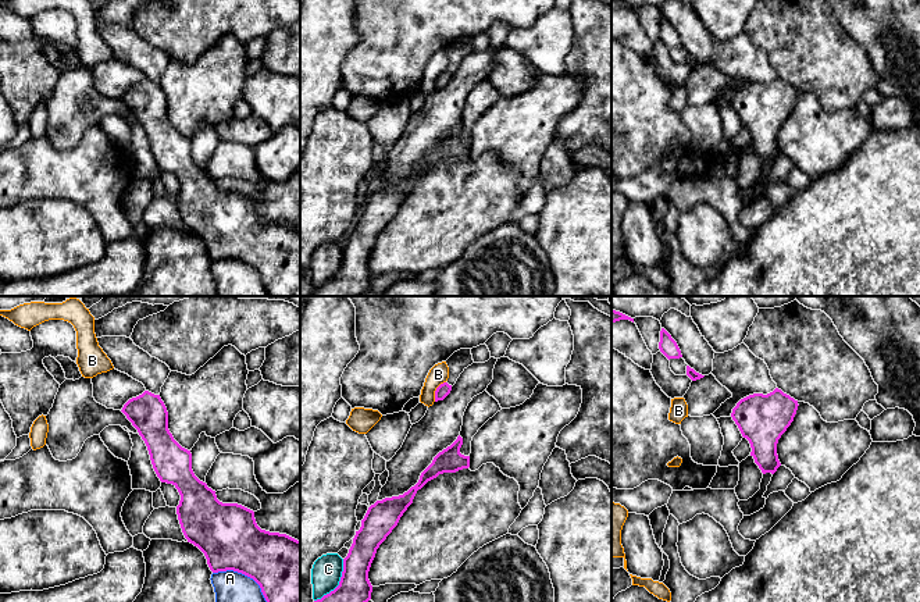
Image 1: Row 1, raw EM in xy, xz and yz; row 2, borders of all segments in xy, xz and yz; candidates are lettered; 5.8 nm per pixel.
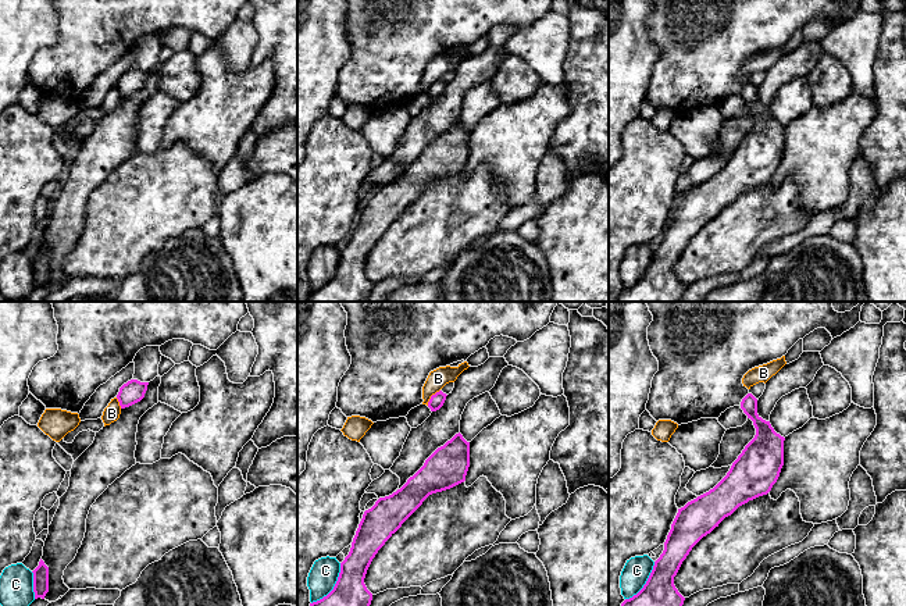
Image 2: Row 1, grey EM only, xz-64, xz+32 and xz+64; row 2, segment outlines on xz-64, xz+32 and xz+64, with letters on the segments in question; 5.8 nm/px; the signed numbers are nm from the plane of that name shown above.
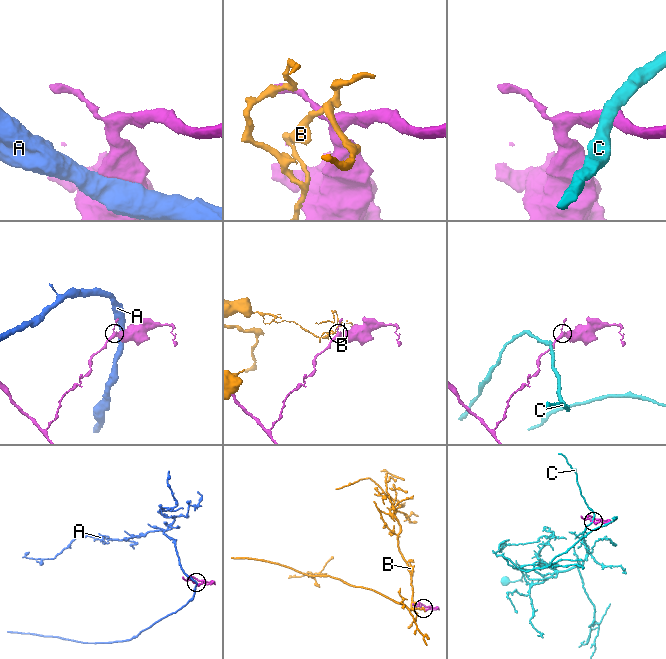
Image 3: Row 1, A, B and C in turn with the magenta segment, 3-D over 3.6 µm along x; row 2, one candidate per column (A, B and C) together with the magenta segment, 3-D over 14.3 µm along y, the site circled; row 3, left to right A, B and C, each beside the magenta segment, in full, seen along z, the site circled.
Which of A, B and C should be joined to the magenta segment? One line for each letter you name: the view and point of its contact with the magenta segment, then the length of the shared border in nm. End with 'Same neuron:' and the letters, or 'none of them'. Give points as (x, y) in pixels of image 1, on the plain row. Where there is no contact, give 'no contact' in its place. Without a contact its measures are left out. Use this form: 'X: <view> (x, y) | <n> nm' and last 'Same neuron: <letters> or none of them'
Same neuron: none of them

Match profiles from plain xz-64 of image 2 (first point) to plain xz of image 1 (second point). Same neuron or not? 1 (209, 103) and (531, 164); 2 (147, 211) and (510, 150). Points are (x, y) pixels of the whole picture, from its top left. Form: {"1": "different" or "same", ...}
{"1": "same", "2": "different"}

